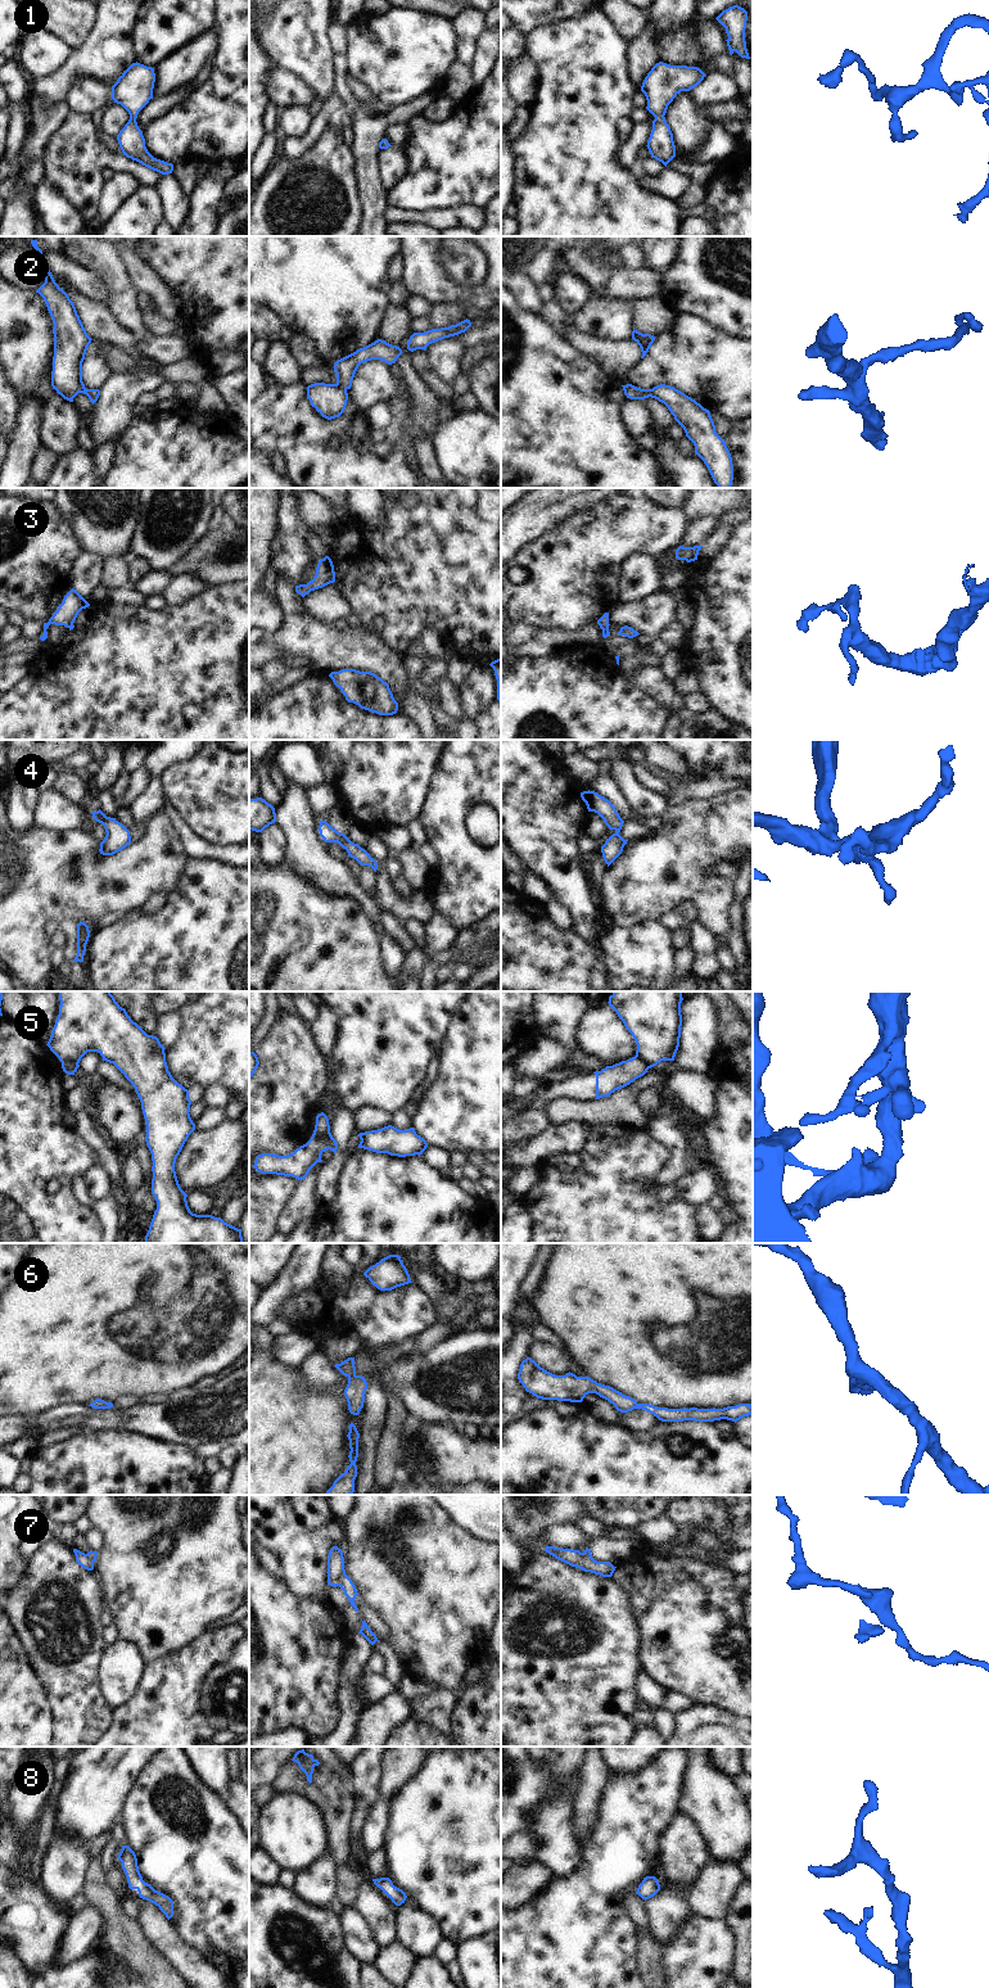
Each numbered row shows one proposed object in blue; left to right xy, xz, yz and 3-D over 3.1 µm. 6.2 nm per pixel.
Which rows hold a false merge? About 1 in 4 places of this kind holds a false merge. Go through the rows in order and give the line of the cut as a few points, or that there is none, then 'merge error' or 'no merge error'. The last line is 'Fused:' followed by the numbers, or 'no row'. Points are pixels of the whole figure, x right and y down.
1: cut none; no merge error
2: cut none; no merge error
3: cut none; no merge error
4: cut none; no merge error
5: cut xy (77, 1062), (62, 1063); merge error
6: cut none; no merge error
7: cut xz (344, 1572), (339, 1577), (338, 1585); merge error
8: cut none; no merge error
Fused: 5, 7

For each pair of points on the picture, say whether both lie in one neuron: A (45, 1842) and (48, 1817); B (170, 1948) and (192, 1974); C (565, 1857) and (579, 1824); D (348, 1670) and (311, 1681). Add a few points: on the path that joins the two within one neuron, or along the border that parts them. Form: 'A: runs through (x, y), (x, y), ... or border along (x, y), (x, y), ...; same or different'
A: runs through (45, 1835), (46, 1824); same
B: runs through (176, 1955), (189, 1968); same
C: border along (574, 1807), (573, 1837), (578, 1847); different
D: border along (346, 1643), (341, 1656), (334, 1702); different

